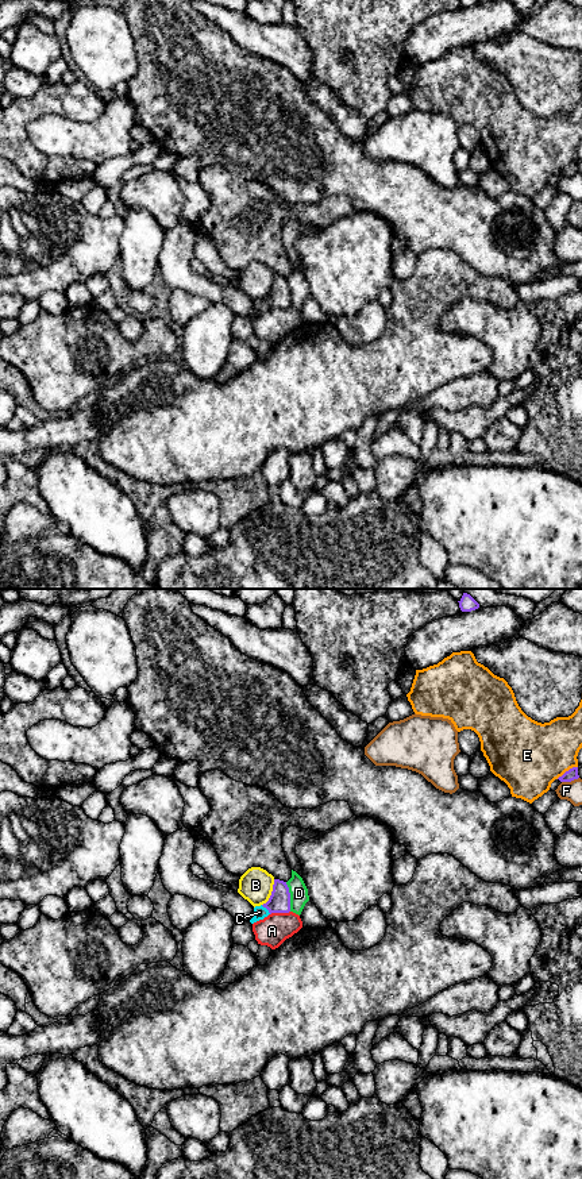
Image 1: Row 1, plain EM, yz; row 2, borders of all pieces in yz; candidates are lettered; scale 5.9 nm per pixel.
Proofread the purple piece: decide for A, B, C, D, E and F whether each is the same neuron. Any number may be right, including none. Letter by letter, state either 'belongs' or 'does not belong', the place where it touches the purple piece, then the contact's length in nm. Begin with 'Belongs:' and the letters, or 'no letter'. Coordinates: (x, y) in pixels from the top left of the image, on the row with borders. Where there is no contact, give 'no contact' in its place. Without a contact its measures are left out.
Belongs: C
A: does not belong; contact yz (280, 912); length 120 nm
B: does not belong; contact yz (272, 893); length 180 nm
C: belongs; contact yz (266, 908); length 80 nm
D: does not belong; contact yz (289, 897); length 180 nm
E: does not belong; contact yz (566, 771); length 150 nm
F: does not belong; contact yz (570, 781); length 110 nm

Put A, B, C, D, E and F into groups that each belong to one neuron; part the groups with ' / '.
A / B / C / D / E / F

